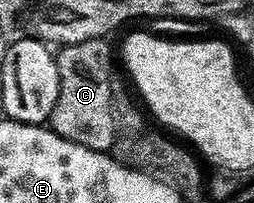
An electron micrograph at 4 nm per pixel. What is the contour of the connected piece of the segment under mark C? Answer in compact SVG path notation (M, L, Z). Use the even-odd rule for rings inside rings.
M96 38L95 40L83 40L79 44L71 44L70 46L60 47L56 51L55 57L57 60L57 67L59 68L59 100L55 100L55 108L51 112L49 121L47 123L49 129L55 131L59 136L63 136L67 140L75 140L75 144L83 144L92 150L104 150L106 152L112 151L113 141L115 140L115 120L113 119L113 84L115 75L113 75L113 58L115 62L115 54L109 51L110 43L104 38Z

